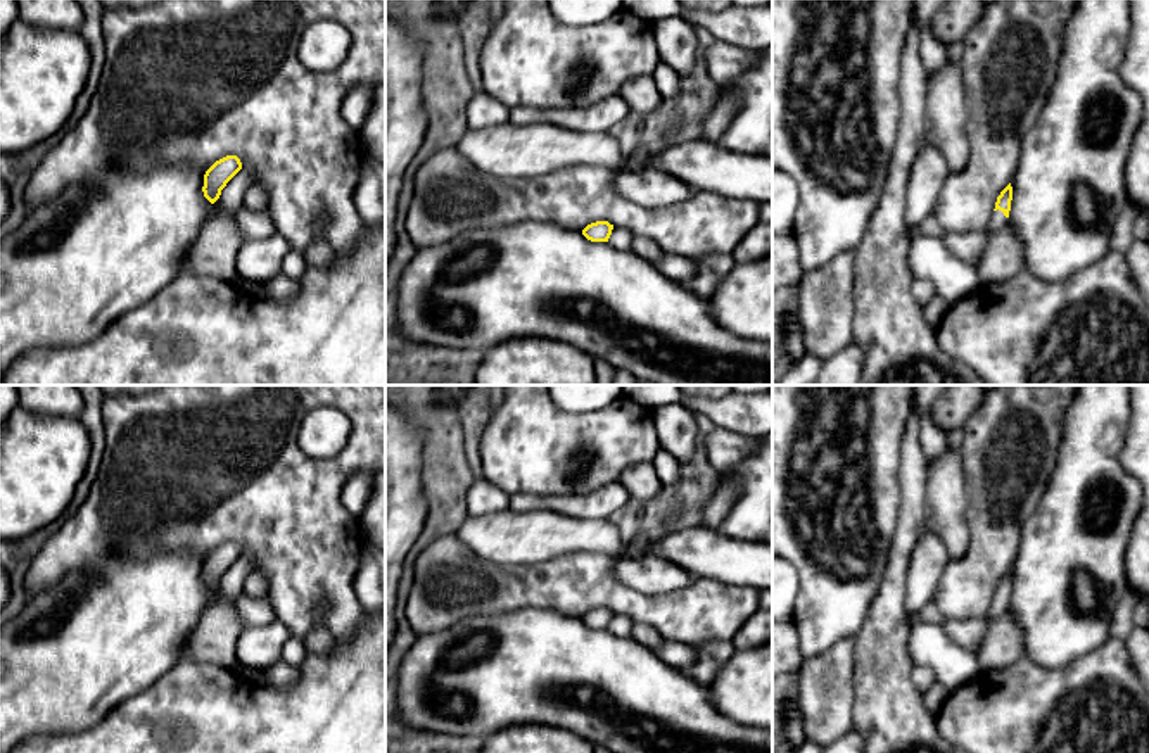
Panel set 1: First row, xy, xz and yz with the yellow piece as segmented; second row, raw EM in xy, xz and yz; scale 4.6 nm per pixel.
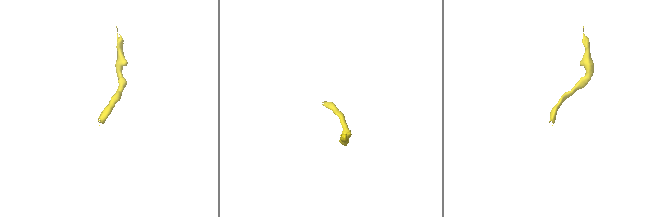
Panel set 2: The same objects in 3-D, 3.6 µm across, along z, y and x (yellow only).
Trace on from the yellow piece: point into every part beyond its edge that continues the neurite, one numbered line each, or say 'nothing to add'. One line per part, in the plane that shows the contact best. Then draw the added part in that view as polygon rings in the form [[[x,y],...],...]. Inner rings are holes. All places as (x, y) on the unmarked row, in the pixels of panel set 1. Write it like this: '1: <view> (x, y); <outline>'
1: yz (997, 608); [[[997,596],[997,598],[993,598],[992,606],[985,617],[988,618],[988,622],[992,622],[992,620],[1002,617],[1006,611],[1007,611],[1007,604],[1004,603],[1002,598]]]

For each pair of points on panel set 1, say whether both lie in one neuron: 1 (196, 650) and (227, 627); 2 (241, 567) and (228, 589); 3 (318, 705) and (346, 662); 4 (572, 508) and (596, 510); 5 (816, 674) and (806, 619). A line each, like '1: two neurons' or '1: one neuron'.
1: one neuron
2: one neuron
3: one neuron
4: one neuron
5: two neurons

